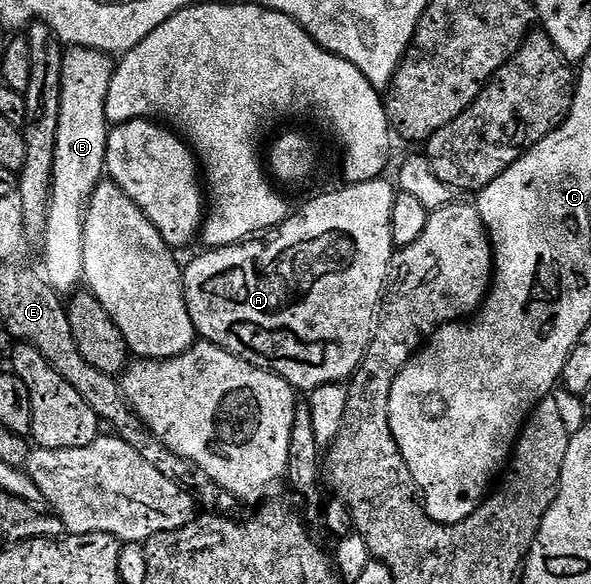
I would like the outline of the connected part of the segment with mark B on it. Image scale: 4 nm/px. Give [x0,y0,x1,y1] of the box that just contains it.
[43,47,116,295]

